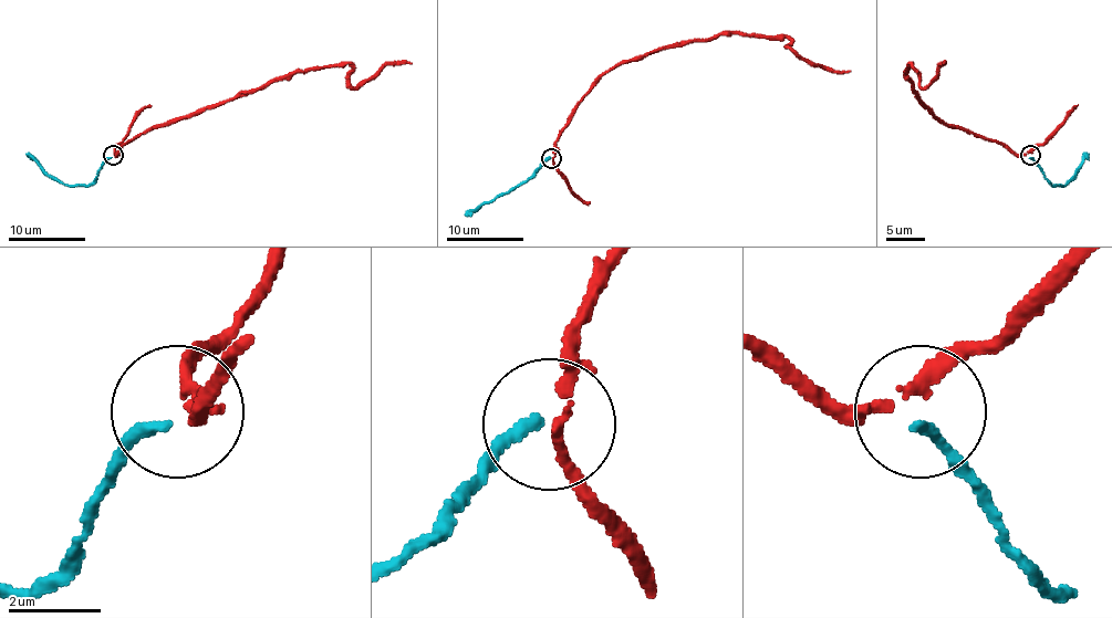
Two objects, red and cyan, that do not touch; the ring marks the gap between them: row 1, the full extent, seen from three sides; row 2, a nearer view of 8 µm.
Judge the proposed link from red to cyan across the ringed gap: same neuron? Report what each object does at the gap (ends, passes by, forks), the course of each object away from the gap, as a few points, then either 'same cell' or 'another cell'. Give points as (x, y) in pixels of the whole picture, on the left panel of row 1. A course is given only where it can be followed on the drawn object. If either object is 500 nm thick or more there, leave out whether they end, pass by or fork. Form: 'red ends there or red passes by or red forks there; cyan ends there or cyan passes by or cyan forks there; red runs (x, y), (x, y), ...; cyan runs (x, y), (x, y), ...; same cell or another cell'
red passes by; cyan ends there; red runs (113, 154), (133, 138), (297, 73), (349, 65), (350, 84), (357, 86), (386, 65), (412, 63); cyan runs (111, 157), (90, 185), (65, 185), (45, 173), (27, 154); same cell

